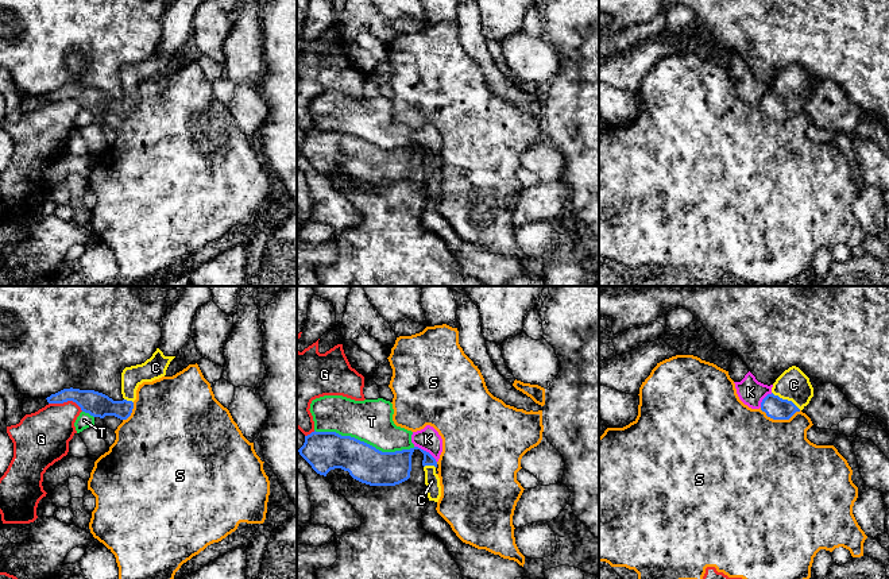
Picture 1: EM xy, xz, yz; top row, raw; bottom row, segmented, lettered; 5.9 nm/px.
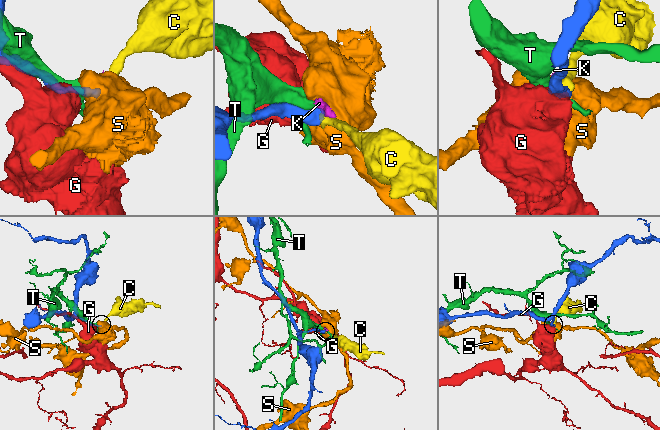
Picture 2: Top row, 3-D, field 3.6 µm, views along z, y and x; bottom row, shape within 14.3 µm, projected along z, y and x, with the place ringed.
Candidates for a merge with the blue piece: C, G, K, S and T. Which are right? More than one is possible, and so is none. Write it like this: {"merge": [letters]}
{"merge": ["C"]}

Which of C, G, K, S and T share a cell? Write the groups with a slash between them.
C / G / K T / S

